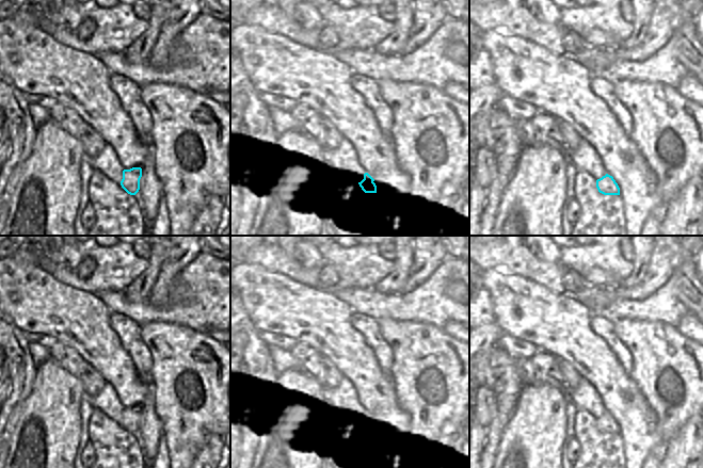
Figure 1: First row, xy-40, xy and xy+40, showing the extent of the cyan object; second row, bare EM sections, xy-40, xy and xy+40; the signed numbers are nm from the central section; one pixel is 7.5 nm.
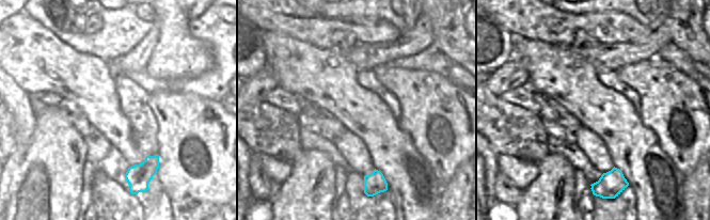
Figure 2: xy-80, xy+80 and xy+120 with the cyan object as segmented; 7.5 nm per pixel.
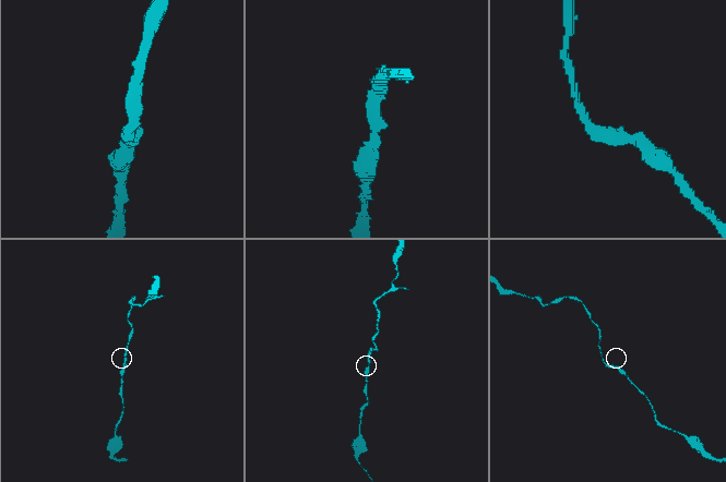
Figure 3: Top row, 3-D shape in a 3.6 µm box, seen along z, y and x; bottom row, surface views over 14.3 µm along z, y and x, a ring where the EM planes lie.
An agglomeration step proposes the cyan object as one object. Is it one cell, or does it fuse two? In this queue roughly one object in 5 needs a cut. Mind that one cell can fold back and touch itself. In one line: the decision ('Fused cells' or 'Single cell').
Single cell

